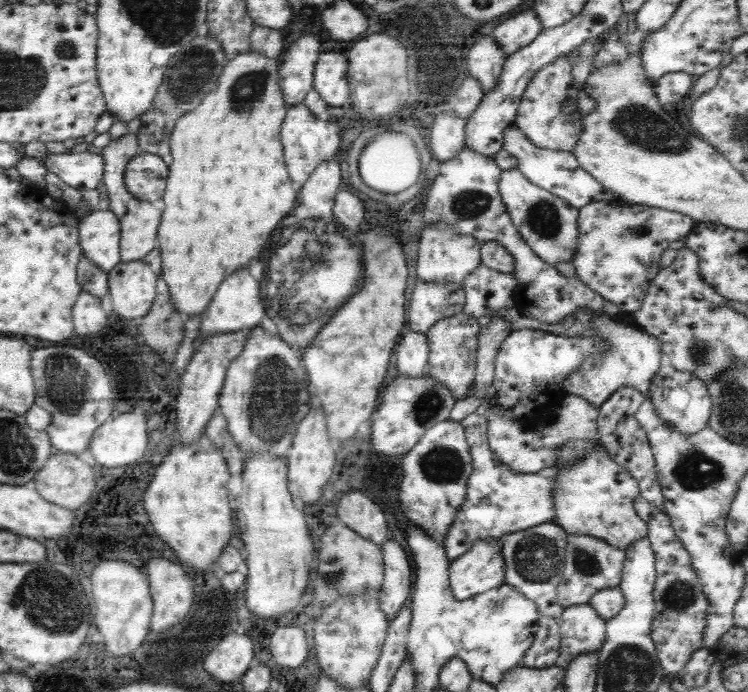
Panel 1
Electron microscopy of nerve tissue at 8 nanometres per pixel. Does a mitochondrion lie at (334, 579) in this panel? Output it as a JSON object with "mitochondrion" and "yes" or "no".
{"mitochondrion":"yes"}

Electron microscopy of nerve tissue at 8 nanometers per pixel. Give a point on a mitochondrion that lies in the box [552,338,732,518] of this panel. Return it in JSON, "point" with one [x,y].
{"point":[694,470]}

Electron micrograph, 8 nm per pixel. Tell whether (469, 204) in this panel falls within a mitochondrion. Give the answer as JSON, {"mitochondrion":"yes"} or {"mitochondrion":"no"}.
{"mitochondrion":"yes"}

